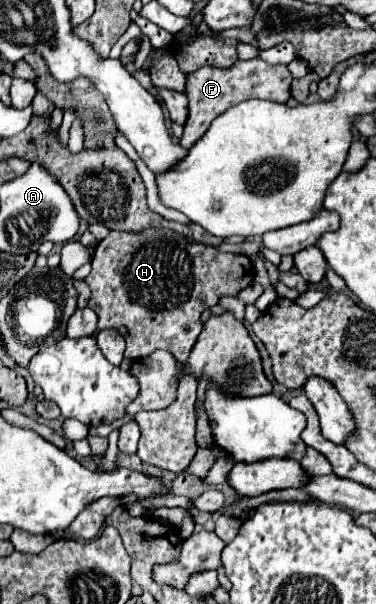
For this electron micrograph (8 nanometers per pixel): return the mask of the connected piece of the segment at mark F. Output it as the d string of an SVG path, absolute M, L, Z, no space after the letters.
M258 57L248 59L248 61L236 61L228 69L202 67L194 73L188 73L186 75L188 119L184 123L184 133L180 137L180 145L190 149L206 133L206 129L214 117L218 117L226 109L230 109L246 99L258 97L258 99L268 99L268 101L276 101L276 103L286 103L290 99L290 83L292 83L292 75L286 65L270 65Z

